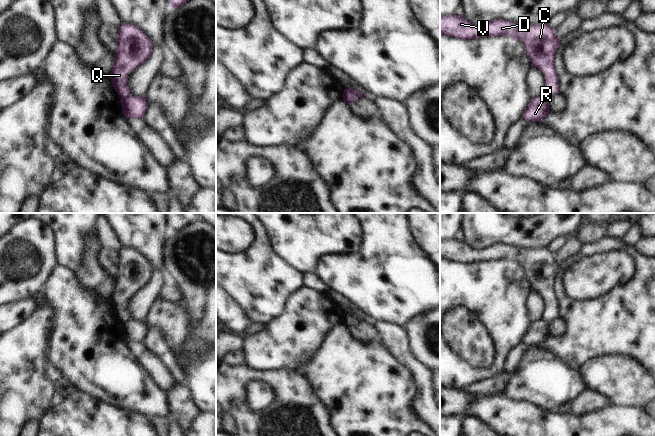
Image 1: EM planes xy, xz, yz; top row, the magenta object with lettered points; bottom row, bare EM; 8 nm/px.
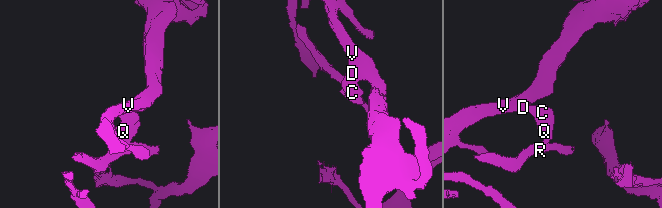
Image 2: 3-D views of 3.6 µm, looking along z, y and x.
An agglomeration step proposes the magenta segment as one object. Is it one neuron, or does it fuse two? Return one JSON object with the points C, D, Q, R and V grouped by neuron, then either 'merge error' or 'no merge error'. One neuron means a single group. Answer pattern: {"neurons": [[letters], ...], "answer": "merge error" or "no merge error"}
{"neurons": [["C", "D", "Q", "V"], ["R"]], "answer": "merge error"}

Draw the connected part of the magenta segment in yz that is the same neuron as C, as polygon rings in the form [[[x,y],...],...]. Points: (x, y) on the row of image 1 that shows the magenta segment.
[[[455,14],[440,17],[440,32],[458,39],[479,39],[506,35],[523,42],[533,66],[545,76],[543,96],[549,100],[559,93],[559,78],[553,65],[560,39],[548,24],[519,24],[504,19],[476,25]]]

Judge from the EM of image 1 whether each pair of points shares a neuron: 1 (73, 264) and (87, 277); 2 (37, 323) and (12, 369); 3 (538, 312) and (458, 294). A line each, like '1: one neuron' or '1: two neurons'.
1: two neurons
2: one neuron
3: two neurons

